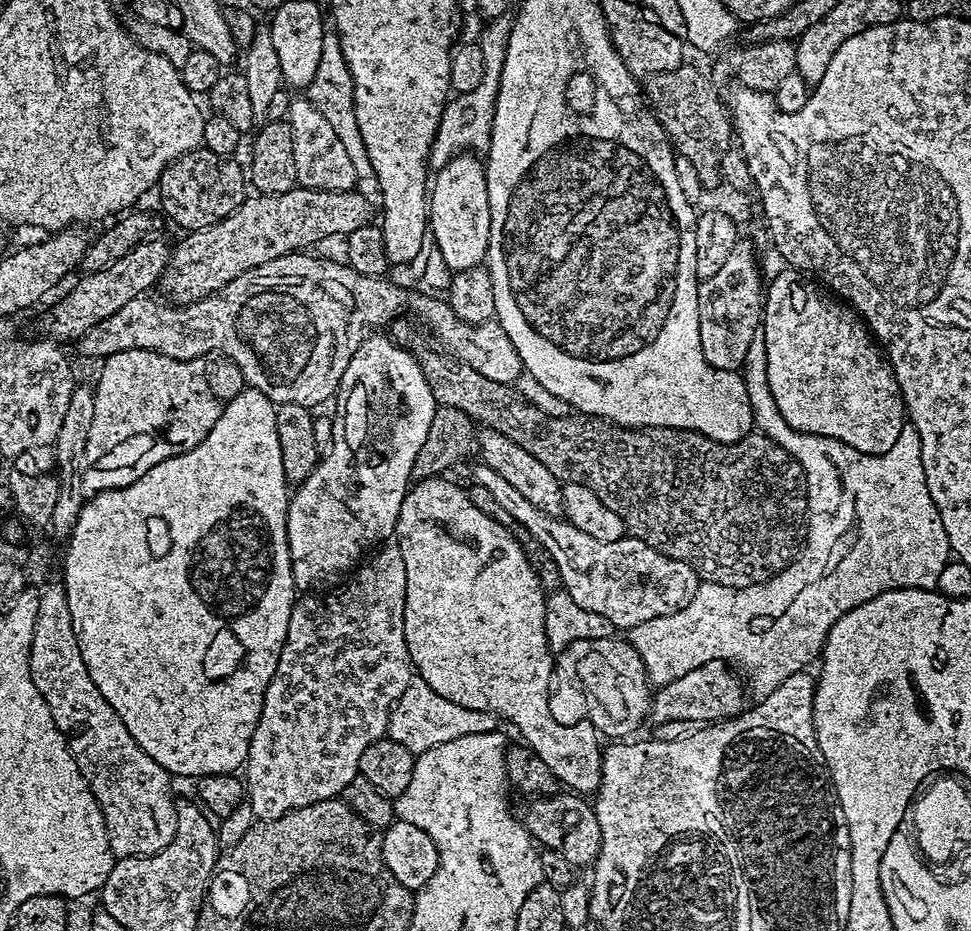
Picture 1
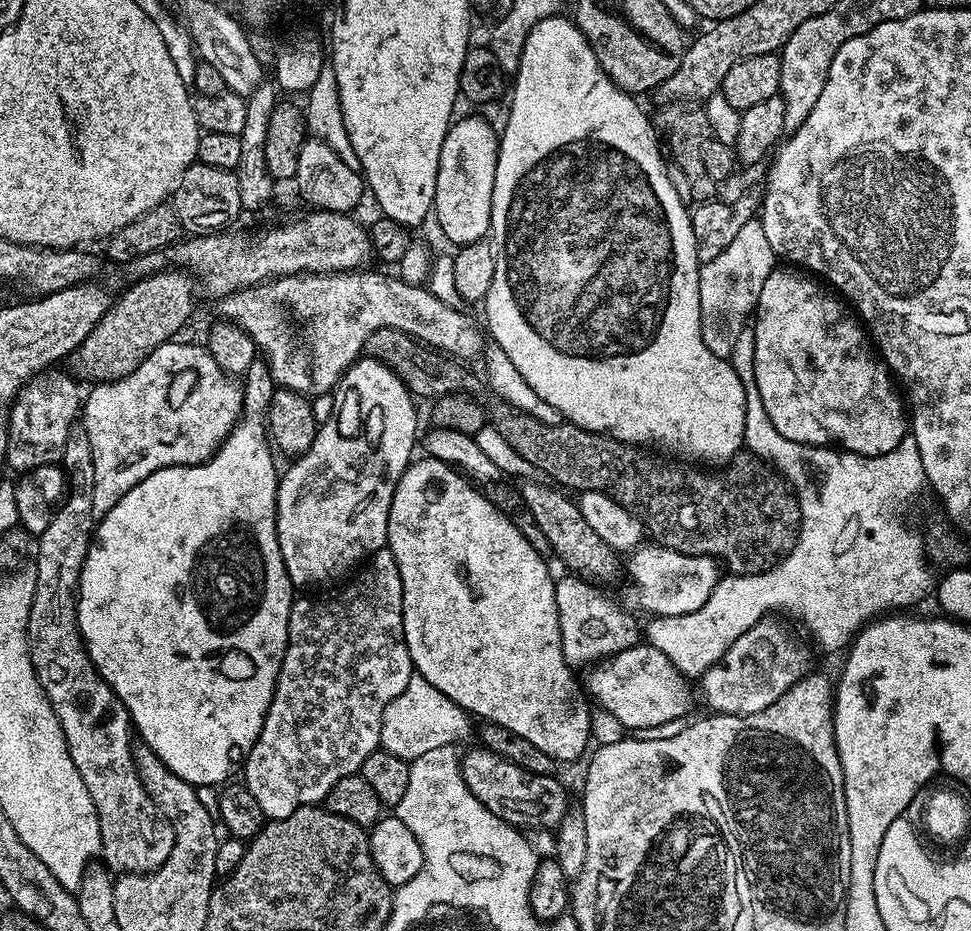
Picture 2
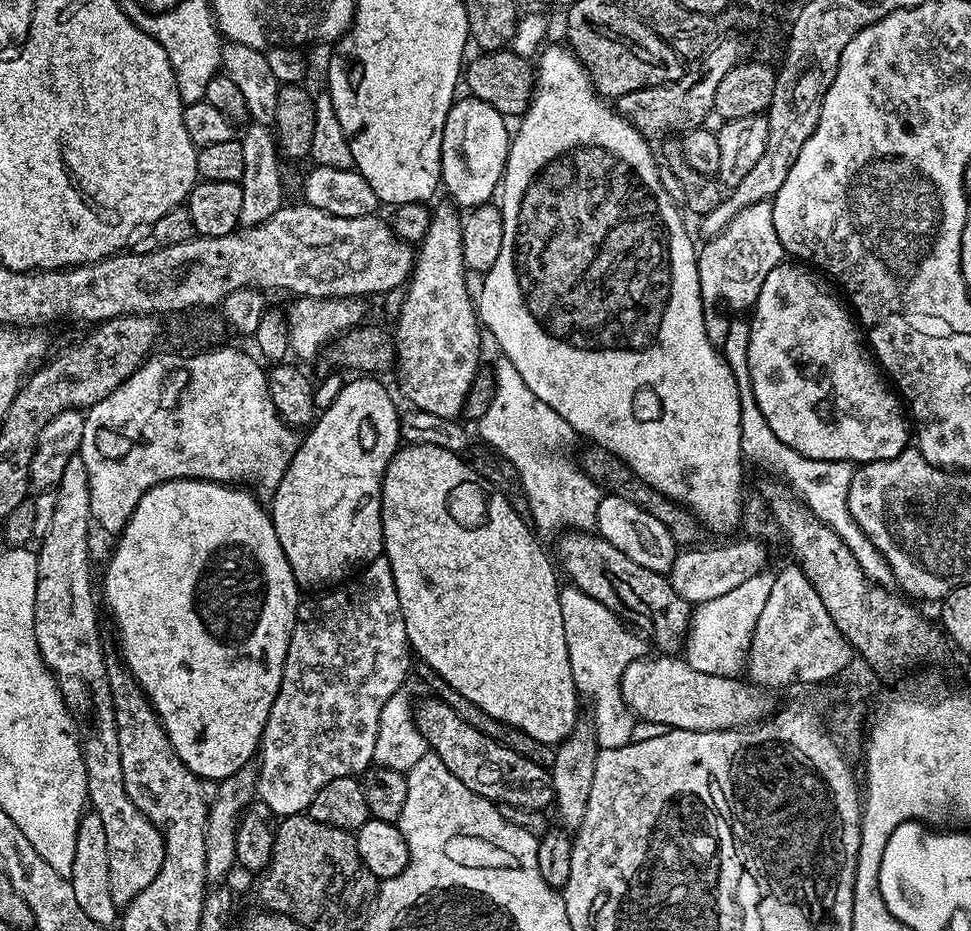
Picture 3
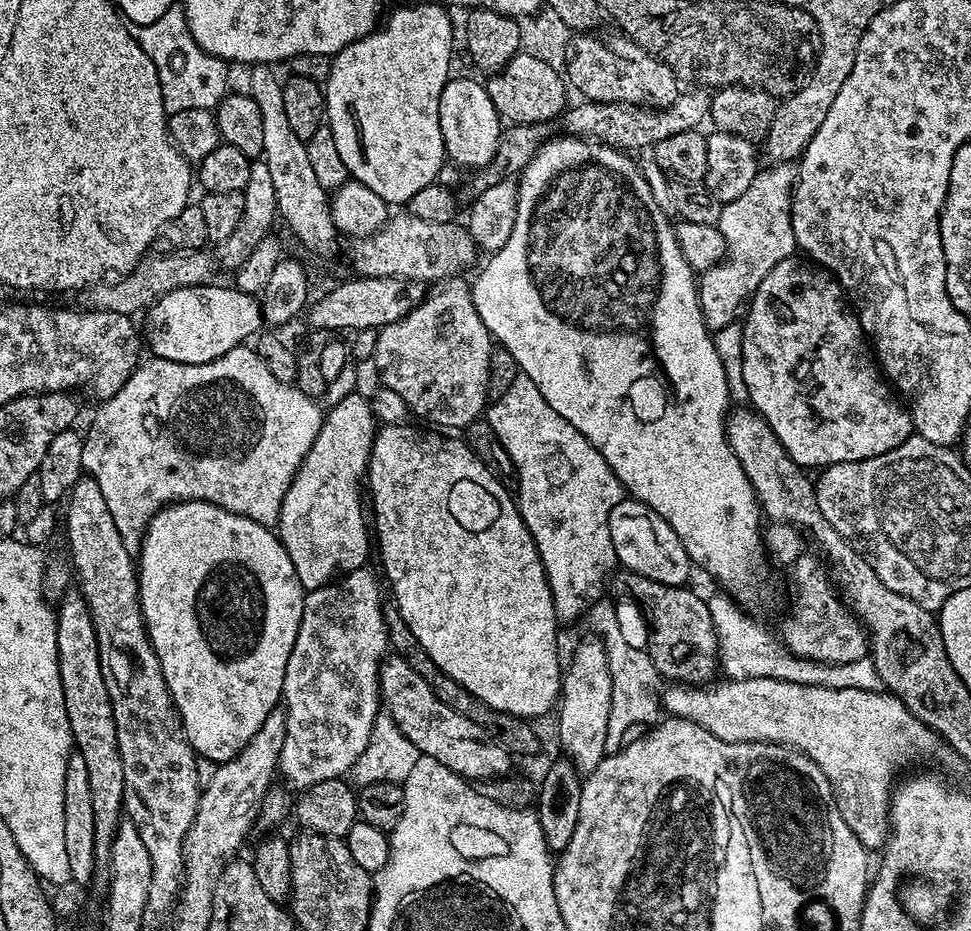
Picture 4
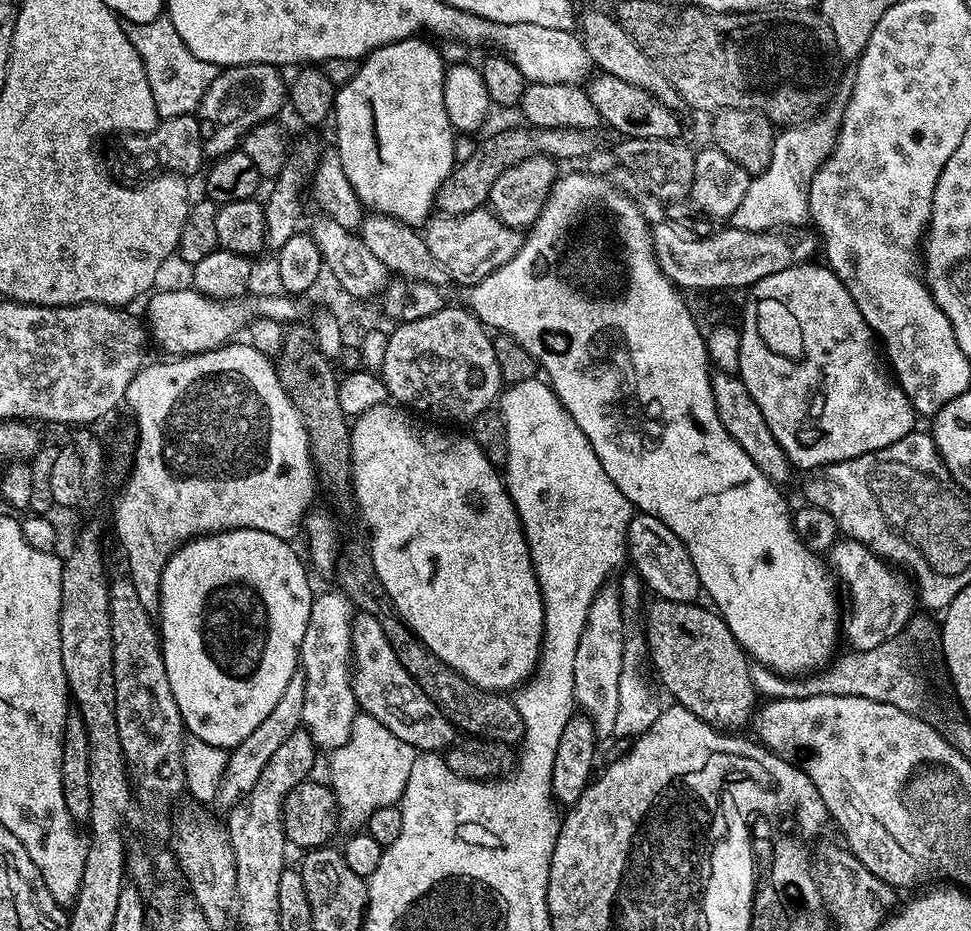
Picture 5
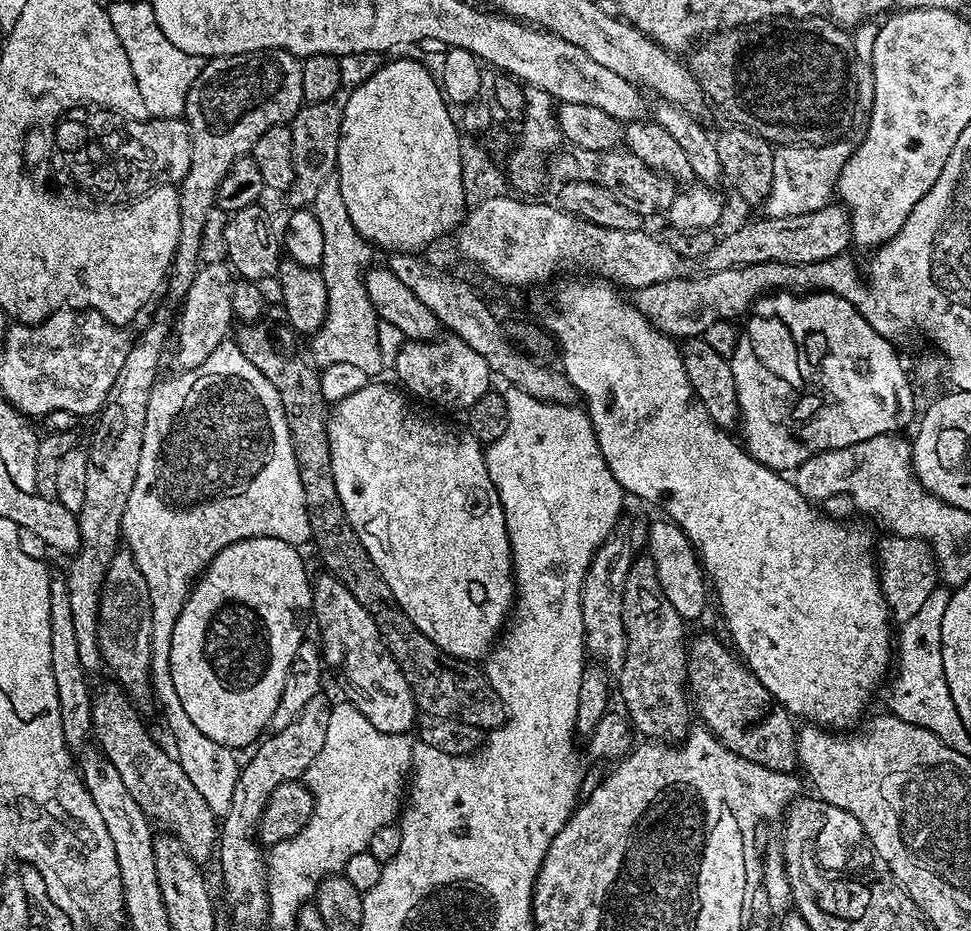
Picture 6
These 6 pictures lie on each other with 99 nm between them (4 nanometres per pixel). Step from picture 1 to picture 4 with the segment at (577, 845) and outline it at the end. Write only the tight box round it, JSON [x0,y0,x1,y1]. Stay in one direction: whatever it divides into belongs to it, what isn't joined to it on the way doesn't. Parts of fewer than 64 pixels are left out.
[380,654,513,782]

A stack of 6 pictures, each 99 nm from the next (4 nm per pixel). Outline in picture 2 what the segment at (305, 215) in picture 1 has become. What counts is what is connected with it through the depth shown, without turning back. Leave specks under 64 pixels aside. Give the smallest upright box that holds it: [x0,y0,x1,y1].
[74,270,198,382]

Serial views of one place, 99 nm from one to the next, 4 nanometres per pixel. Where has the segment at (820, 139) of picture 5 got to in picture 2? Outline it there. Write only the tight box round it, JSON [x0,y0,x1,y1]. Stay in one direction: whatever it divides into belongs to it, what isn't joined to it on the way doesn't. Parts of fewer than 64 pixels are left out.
[700,218,778,360]

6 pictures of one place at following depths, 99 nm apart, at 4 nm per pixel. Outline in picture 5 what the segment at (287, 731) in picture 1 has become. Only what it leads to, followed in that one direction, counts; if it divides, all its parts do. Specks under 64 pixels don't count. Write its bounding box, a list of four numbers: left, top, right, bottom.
[299,590,358,750]

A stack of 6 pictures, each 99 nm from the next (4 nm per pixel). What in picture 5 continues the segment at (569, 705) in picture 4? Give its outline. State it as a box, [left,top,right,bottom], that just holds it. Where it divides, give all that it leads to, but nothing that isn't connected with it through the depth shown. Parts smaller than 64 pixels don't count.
[574,582,624,737]

